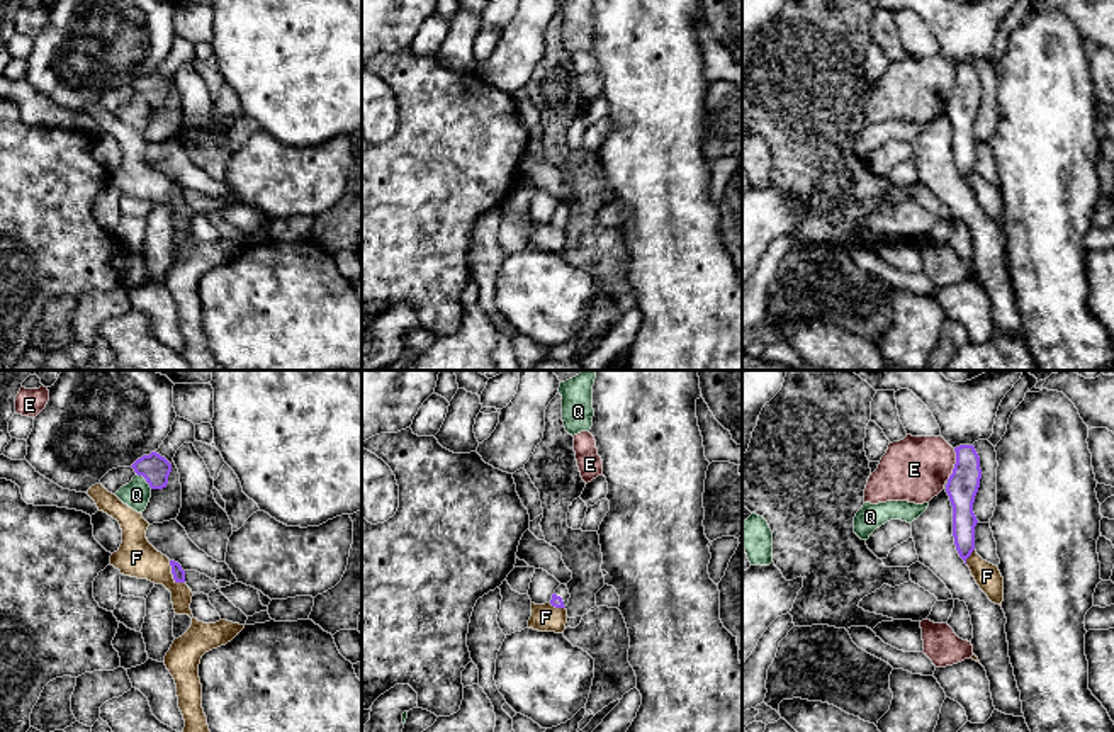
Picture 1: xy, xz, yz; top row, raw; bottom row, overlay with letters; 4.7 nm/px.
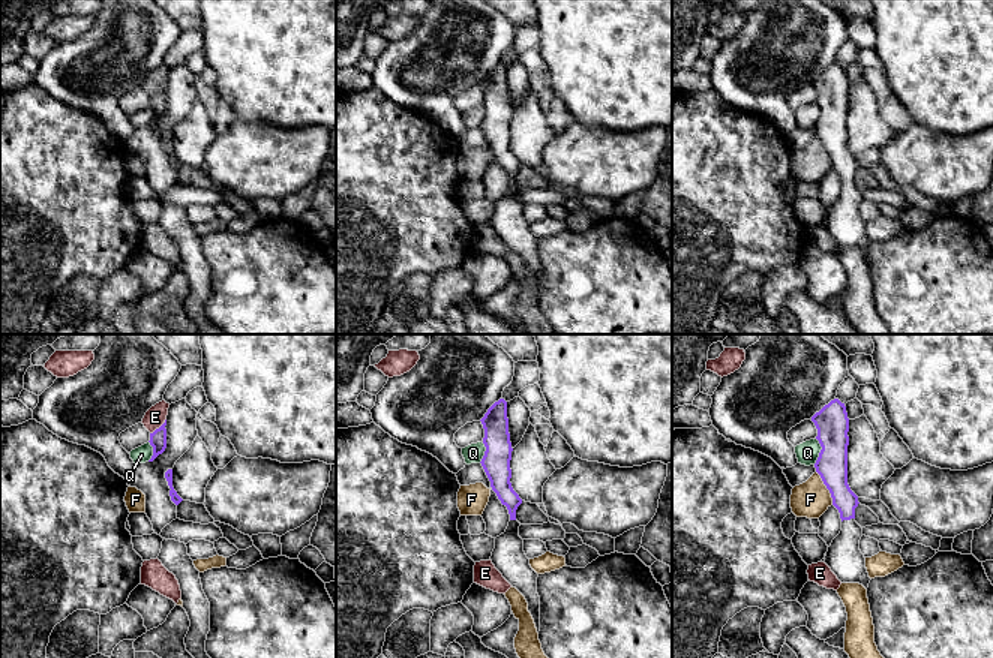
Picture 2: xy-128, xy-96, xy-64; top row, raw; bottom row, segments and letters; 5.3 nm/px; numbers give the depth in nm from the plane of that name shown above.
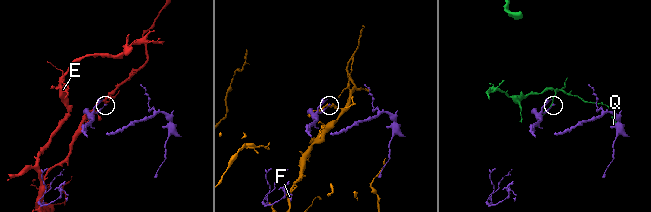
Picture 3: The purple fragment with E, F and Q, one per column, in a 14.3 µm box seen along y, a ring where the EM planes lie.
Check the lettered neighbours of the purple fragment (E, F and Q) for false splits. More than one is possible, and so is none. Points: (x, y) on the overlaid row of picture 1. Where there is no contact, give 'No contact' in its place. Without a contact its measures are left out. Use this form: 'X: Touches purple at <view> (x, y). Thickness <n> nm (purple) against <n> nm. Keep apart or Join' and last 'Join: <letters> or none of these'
E: Touches purple at yz (955, 464). Thickness 150 nm (purple) against 300 nm. Keep apart
F: Touches purple at xy (172, 573). Thickness 60 nm (purple) against 190 nm. Keep apart
Q: Touches purple at xy (145, 478). Thickness 140 nm (purple) against 130 nm. Keep apart
Join: none of these

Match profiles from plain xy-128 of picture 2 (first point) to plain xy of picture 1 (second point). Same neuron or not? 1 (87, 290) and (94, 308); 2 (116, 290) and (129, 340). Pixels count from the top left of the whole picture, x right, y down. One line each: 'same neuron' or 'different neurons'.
1: different neurons
2: different neurons

